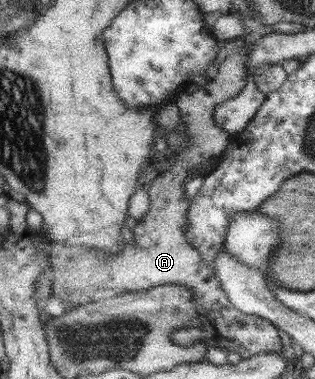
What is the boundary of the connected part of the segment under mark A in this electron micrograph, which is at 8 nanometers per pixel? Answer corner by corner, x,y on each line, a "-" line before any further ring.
252,40
246,45
244,43
244,47
241,51
219,62
216,78
207,82
205,88
192,82
184,86
184,88
178,92
175,103
180,110
181,125
185,127
185,132
189,134
189,145
185,149
178,151
176,161
171,166
171,169
164,174
159,174
147,188
151,200
151,209
133,228
134,240
129,244
122,242
122,244
120,244
120,253
116,253
116,256
112,255
112,253
104,253
102,250
94,251
86,246
82,246
82,248
80,248
80,246
78,246
78,248
70,248
70,246
62,246
62,244
58,256
48,256
51,266
51,273
48,276
50,288
52,290
51,293
54,294
56,298
62,299
68,311
78,308
80,305
94,302
96,299
93,295
95,292
99,294
101,290
106,291
108,289
111,290
112,294
122,294
126,292
148,290
156,286
168,284
186,286
186,288
190,288
190,290
194,292
194,306
199,310
204,329
186,330
186,336
182,336
182,338
188,340
188,342
180,342
178,338
174,338
176,344
184,344
184,346
188,347
190,342
195,342
194,344
196,344
196,342
200,342
200,340
206,337
211,346
222,345
229,353
241,354
244,359
258,356
257,354
260,353
273,352
282,354
282,340
280,340
277,326
274,326
268,319
262,318
261,316
254,316
253,314
246,314
242,310
238,310
234,307
234,304
228,299
226,291
221,287
215,270
212,270
212,268
208,266
207,260
205,260
204,256
200,254
200,251
190,243
188,233
186,233
186,227
188,227
187,214
191,202
187,197
185,183
188,181
189,177
193,175
193,171
195,171
198,166
208,162
213,156
221,156
230,144
231,135
227,130
224,130
222,126
216,124
213,112
219,104
240,94
247,85
247,62
249,61
249,56
251,56
250,43
252,43

